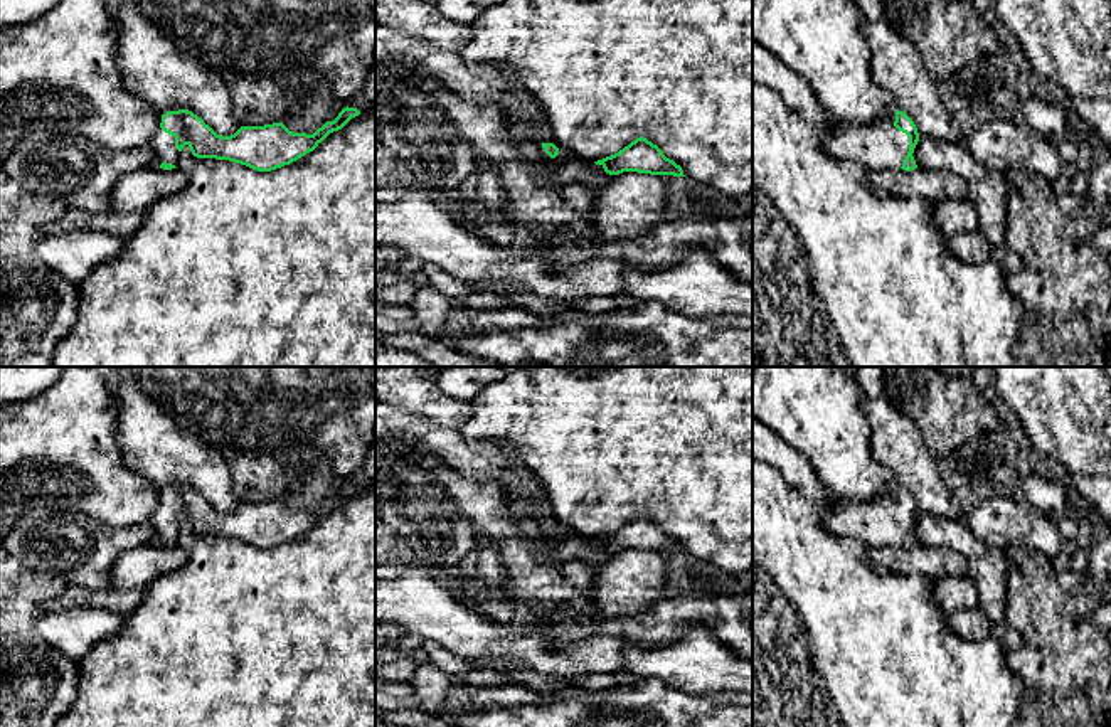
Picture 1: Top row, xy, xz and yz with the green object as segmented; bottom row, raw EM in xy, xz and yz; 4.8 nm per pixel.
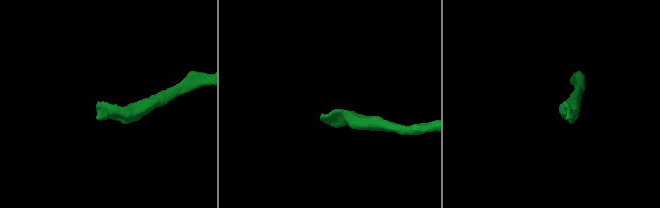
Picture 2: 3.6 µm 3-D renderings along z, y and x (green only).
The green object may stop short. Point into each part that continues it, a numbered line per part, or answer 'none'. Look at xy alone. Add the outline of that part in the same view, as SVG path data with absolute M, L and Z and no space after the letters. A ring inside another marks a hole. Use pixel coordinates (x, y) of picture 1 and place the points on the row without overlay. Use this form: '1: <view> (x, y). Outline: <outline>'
1: xy (164, 520). Outline: M162 505L152 513L148 520L155 527L155 539L152 544L160 544L163 539L175 542L180 528L175 523L175 513L165 510Z

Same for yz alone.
1: yz (877, 524). Outline: M887 493L869 503L847 503L825 513L825 527L869 547L901 547L909 528L909 513Z

